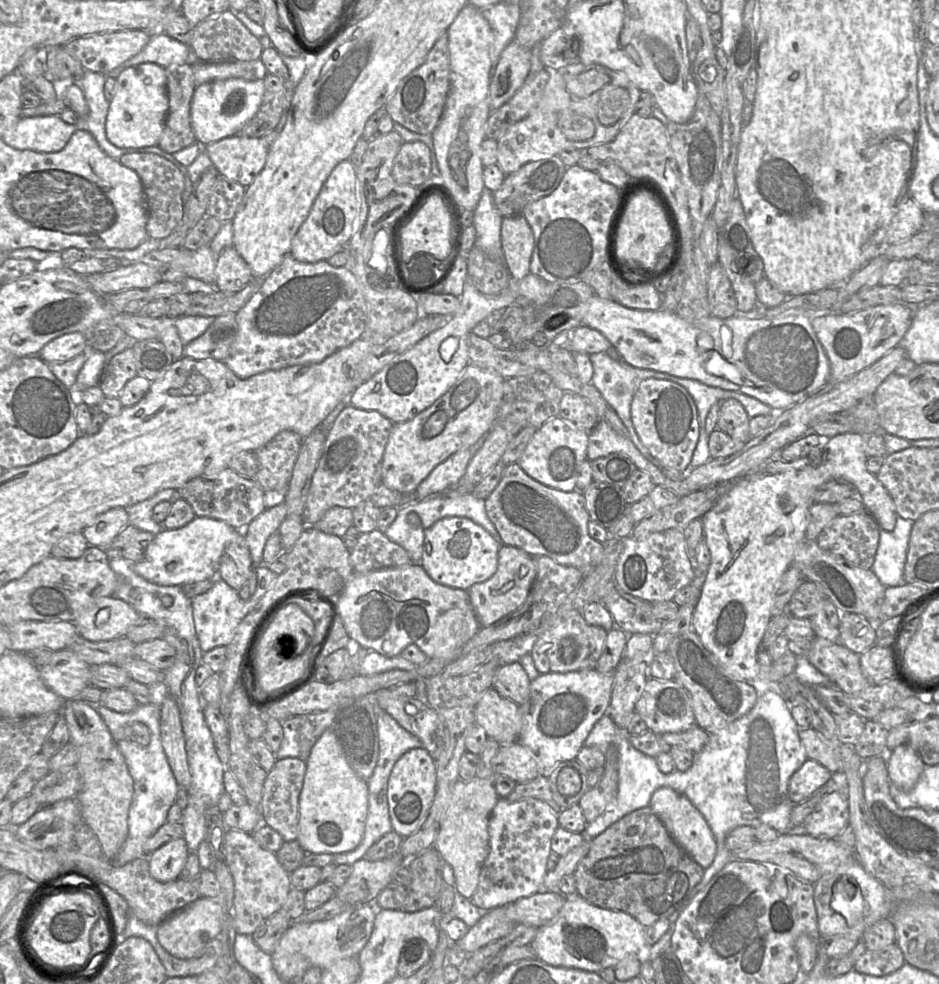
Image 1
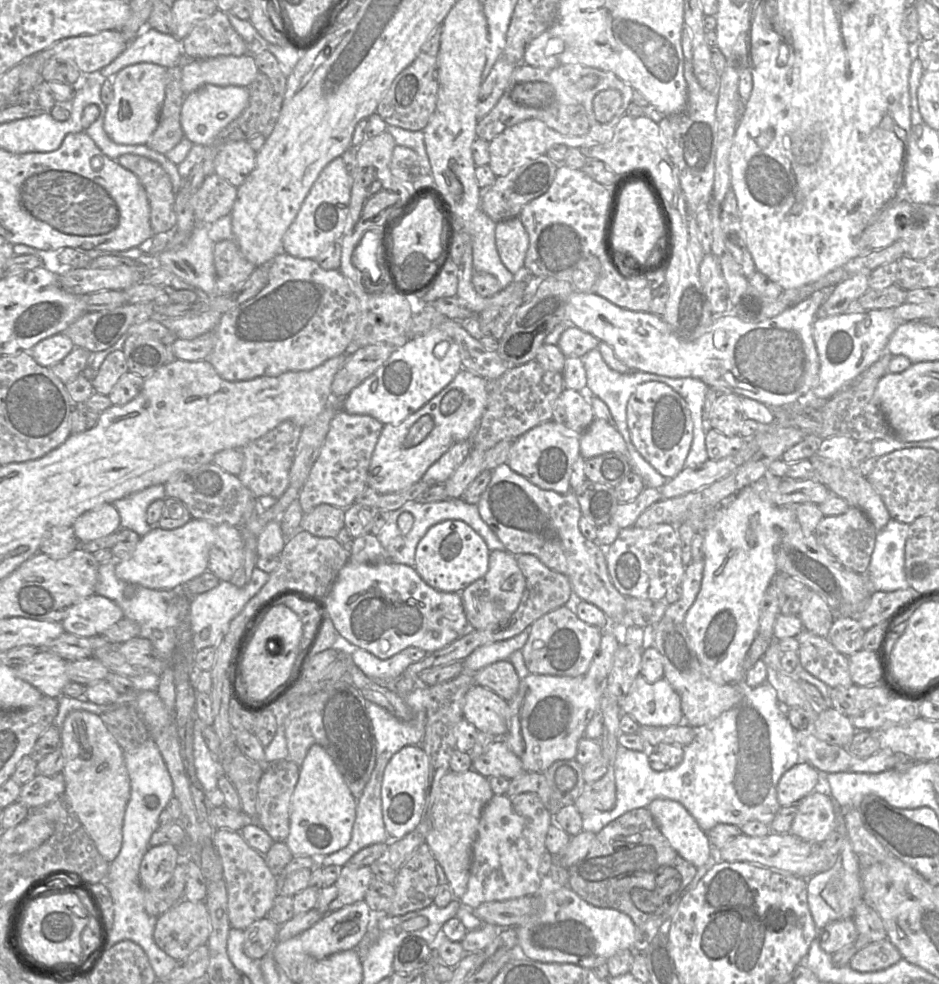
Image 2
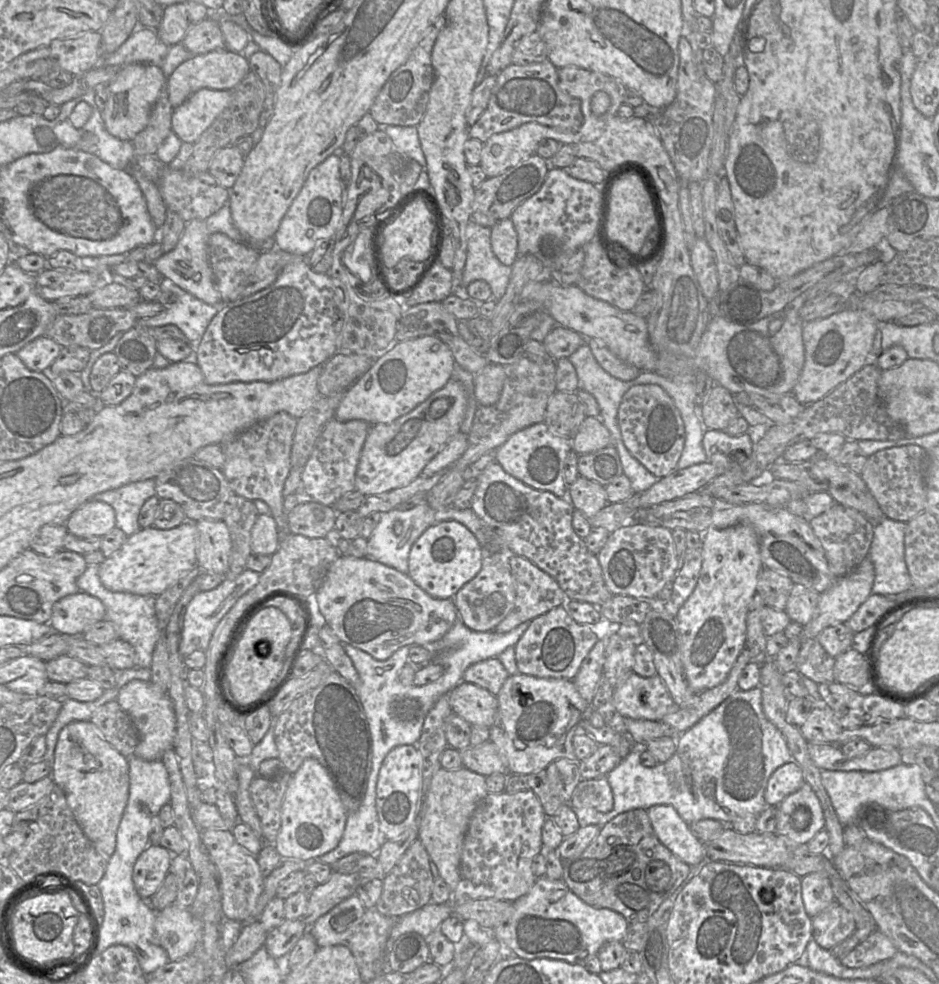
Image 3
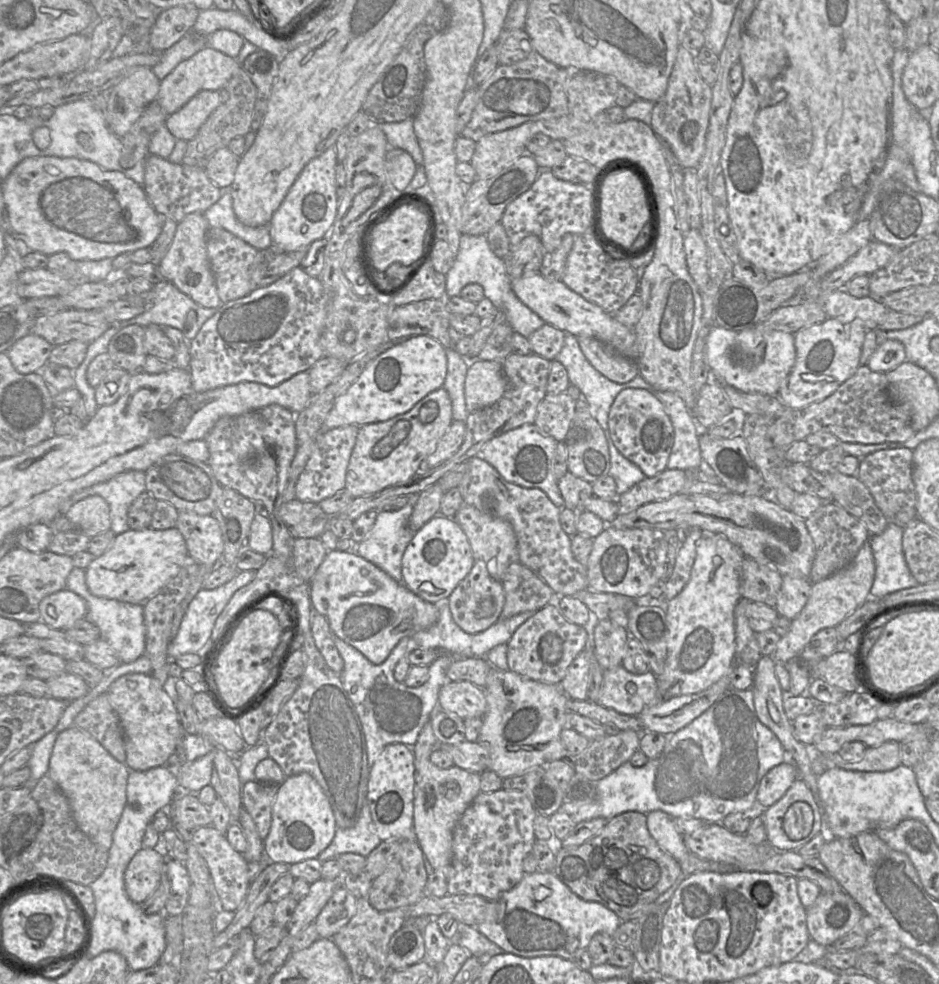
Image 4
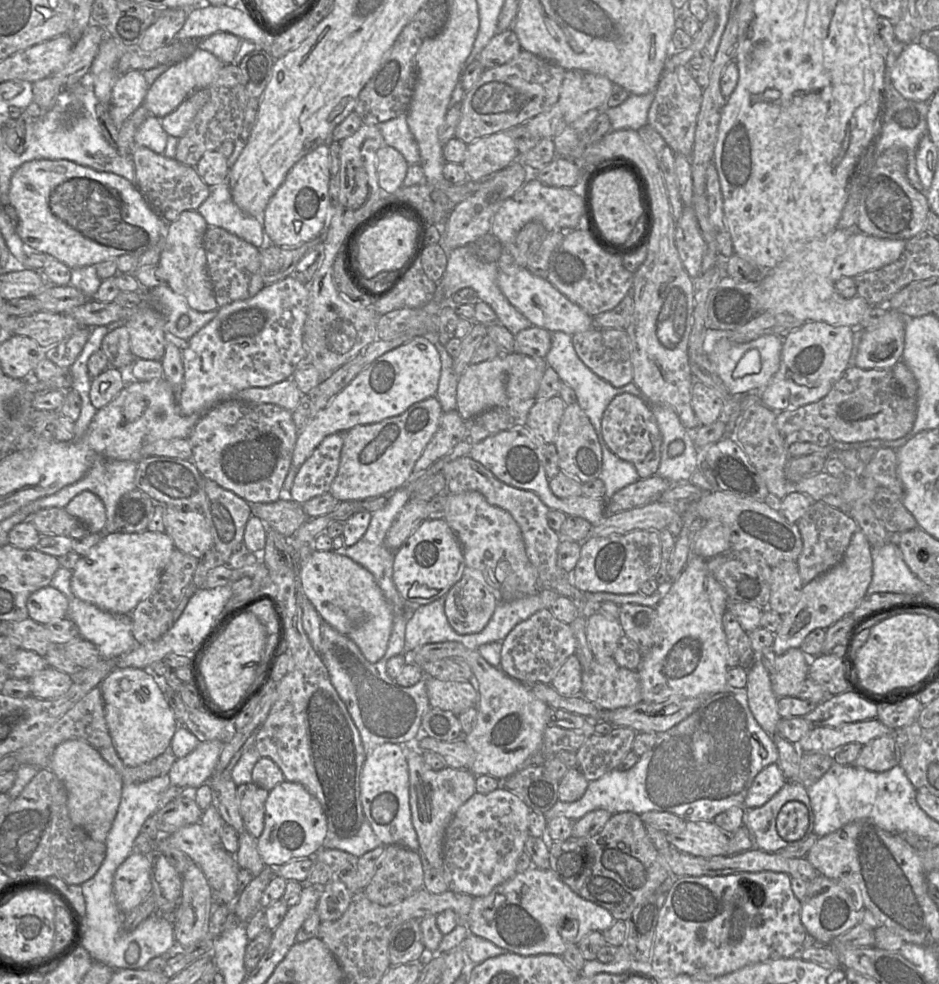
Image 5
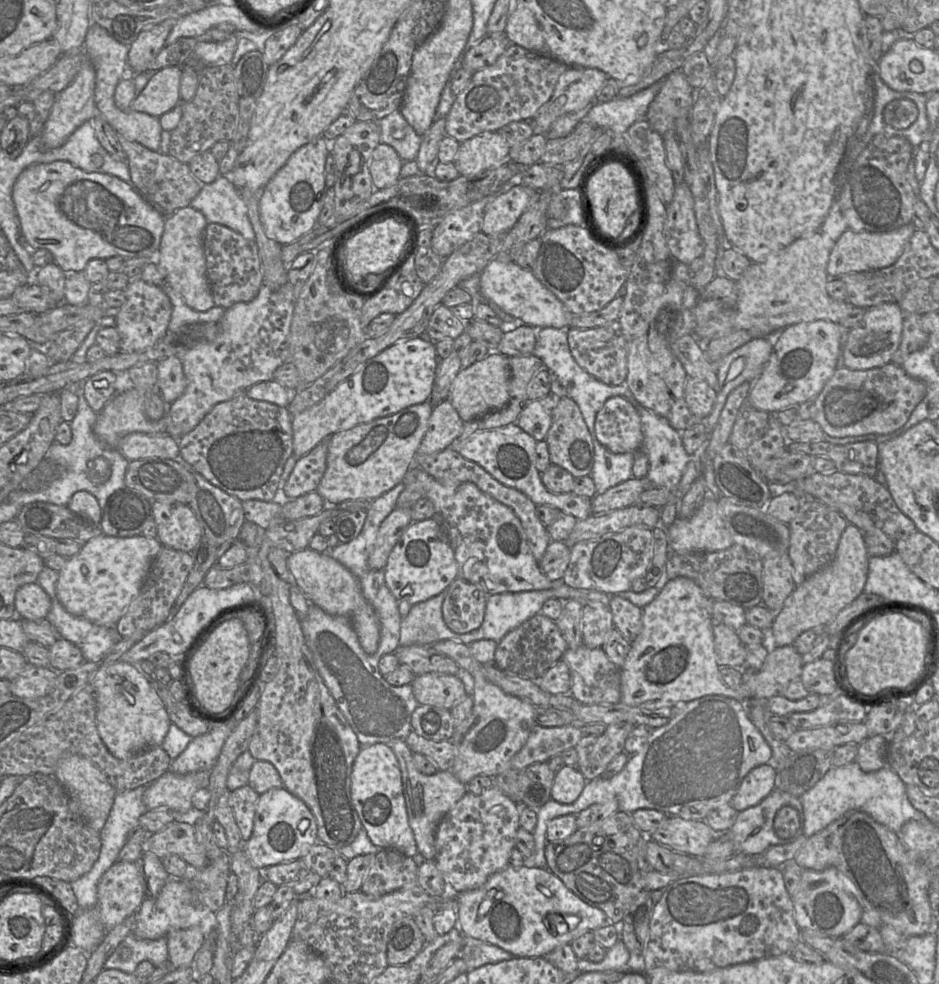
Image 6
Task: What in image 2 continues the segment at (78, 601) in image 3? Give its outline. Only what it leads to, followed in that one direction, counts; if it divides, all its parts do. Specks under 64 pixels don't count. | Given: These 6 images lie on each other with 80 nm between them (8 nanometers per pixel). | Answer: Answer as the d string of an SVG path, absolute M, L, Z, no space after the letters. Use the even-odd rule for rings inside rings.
M95 593L73 604L67 610L67 615L61 623L66 632L80 637L94 637L102 636L109 627L123 618L123 611L115 602L105 596Z

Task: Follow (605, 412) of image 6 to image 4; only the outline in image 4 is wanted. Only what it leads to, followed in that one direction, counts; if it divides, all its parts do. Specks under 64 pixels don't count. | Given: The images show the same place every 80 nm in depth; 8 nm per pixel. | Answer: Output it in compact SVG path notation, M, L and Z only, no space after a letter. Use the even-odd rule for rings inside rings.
M634 388L621 391L611 405L608 415L608 429L614 446L625 458L637 465L646 477L653 477L667 469L674 445L674 427L663 404L651 392Z

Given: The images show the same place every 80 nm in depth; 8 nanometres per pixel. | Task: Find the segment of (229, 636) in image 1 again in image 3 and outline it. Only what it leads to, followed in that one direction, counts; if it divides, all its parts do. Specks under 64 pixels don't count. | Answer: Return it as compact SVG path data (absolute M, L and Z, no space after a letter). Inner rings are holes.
M246 569L234 579L225 579L216 588L209 591L199 591L193 597L184 615L180 637L179 651L184 657L196 650L206 651L220 620L241 596L258 583L259 577L260 573Z

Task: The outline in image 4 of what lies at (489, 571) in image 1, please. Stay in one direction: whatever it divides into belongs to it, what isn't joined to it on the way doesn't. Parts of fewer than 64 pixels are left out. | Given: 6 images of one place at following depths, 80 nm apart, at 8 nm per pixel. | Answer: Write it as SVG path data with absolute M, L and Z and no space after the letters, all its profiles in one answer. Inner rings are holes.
M437 515L415 533L405 549L402 557L403 585L427 602L448 600L474 563L471 545L460 525L454 518Z

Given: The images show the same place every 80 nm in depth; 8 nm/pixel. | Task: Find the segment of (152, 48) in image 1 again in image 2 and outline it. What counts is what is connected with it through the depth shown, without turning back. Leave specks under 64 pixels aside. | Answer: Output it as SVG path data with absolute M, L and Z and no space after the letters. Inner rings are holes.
M145 26L111 63L97 73L86 75L112 78L121 69L136 63L155 63L170 68L177 65L183 55L181 40Z

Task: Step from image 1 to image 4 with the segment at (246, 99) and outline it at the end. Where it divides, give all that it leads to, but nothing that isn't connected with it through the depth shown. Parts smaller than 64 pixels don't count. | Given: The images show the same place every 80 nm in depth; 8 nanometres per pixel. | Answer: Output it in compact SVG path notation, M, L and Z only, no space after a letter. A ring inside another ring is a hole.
M202 90L178 111L167 116L165 127L176 139L189 141L220 103L219 91Z

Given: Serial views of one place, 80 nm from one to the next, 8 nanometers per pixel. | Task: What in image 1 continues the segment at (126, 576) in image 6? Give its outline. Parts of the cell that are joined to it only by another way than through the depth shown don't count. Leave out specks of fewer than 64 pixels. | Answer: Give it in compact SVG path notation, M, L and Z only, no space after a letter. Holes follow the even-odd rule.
M195 517L178 529L163 529L148 545L144 558L133 563L133 570L144 579L162 586L185 584L215 579L227 544L236 536L237 529L224 521L209 517Z

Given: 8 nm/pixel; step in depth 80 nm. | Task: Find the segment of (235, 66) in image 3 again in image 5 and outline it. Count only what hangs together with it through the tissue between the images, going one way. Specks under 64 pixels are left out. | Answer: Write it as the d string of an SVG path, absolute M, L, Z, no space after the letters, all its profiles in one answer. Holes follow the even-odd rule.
M196 48L189 57L172 64L156 78L149 86L142 106L147 109L149 115L153 115L159 119L164 118L172 113L194 91L208 88L217 78L223 65L224 63L212 53Z

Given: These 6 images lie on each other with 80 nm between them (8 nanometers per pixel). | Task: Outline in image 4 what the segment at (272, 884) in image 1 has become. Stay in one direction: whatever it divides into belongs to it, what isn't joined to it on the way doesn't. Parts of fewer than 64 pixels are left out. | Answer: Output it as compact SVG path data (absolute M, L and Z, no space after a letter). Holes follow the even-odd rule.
M203 826L192 831L192 842L209 868L218 907L235 912L243 903L251 883L249 863L241 853L231 847L225 835L212 826Z

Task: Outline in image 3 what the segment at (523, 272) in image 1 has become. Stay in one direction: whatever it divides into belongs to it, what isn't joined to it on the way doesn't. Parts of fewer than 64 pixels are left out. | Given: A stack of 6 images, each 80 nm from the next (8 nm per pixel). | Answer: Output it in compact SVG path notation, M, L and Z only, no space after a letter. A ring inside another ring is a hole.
M510 218L491 228L491 247L498 260L511 267L518 258L518 235Z

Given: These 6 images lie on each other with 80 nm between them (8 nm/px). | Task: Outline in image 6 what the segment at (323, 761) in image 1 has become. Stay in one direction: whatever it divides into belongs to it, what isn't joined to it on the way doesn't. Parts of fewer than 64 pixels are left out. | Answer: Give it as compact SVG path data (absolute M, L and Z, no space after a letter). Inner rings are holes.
M280 787L260 794L251 836L243 842L241 849L254 867L263 870L271 865L301 859L317 842L317 825L310 809L285 787Z

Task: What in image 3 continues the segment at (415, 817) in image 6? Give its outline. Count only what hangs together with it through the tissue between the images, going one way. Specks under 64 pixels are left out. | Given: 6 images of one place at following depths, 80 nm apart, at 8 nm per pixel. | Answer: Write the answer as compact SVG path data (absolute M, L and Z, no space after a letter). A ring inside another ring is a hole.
M466 767L457 770L440 768L432 777L422 802L422 818L418 839L437 866L441 878L453 892L460 879L462 846L470 819L478 805L489 794L486 777Z

